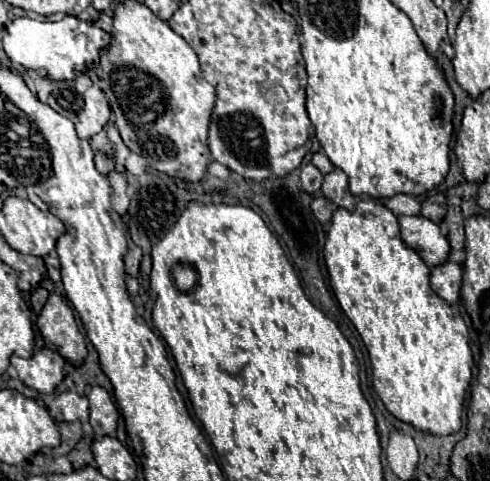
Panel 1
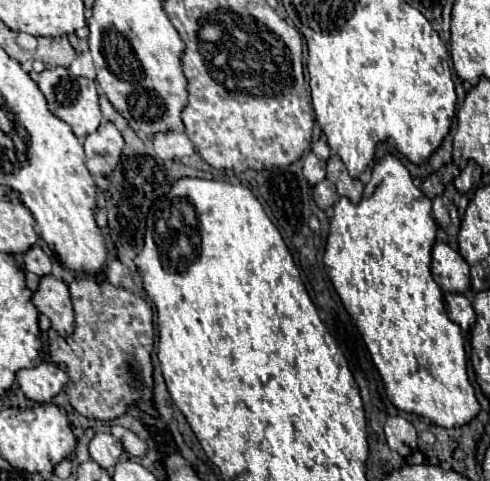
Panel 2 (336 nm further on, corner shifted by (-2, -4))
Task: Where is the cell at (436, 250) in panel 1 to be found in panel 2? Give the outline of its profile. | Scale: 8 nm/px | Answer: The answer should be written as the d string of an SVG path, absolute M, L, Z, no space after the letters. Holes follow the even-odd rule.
M438 241L432 249L432 277L442 291L466 293L470 285L470 267L458 251Z

